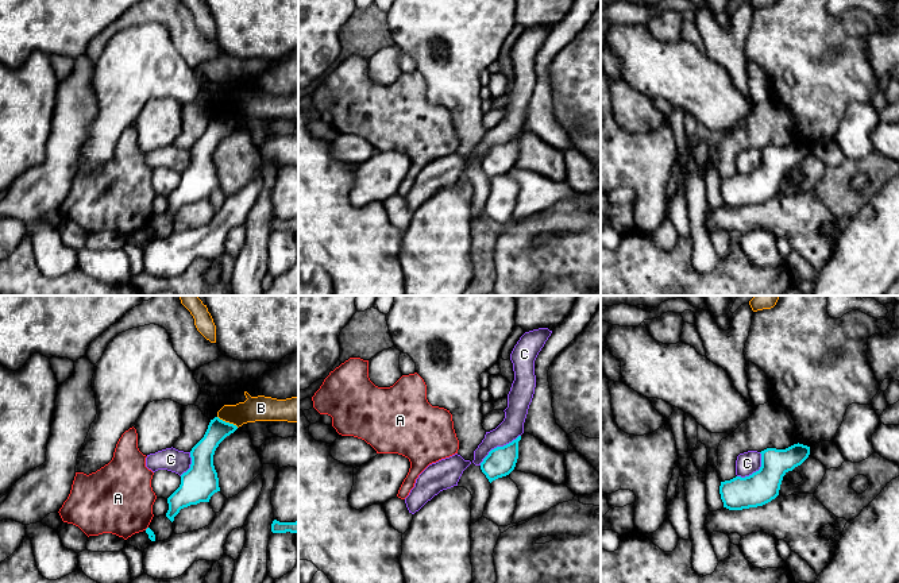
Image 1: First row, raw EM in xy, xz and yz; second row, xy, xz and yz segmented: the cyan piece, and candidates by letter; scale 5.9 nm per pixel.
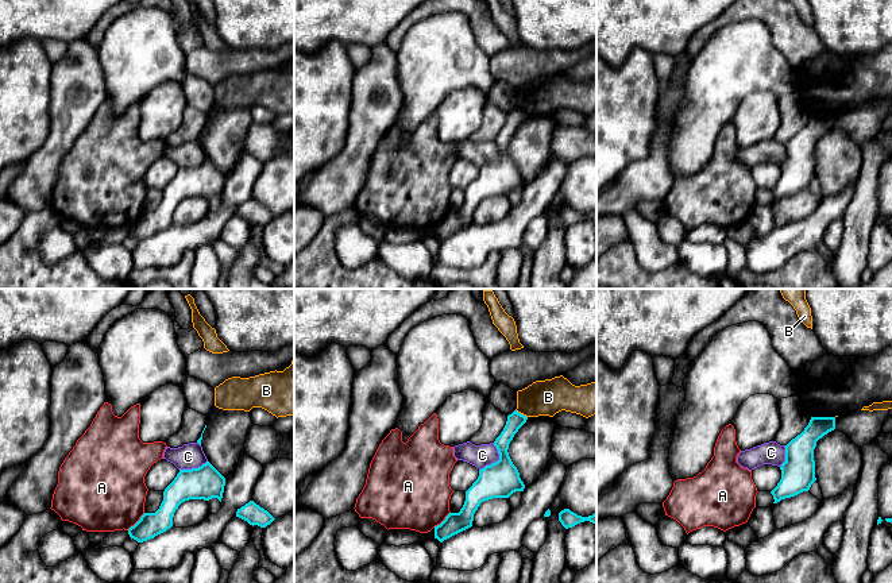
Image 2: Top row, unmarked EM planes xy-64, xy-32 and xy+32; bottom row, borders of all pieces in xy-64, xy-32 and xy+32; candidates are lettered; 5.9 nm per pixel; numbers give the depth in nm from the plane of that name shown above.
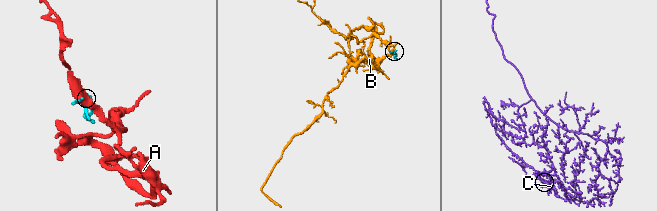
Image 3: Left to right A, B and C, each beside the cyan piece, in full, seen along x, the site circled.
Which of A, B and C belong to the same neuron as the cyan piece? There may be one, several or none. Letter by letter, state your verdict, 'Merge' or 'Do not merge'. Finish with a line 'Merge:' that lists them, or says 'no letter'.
A: Do not merge
B: Do not merge
C: Do not merge
Merge: no letter

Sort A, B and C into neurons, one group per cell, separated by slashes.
A / B / C

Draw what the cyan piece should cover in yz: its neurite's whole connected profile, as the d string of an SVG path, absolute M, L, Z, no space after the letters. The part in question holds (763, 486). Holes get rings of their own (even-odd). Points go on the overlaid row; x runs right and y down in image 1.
M794 444L786 449L767 448L761 453L761 467L749 476L736 476L721 482L724 507L742 510L763 506L779 495L783 476L800 466L810 455L810 447Z

